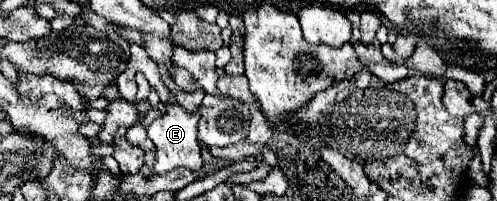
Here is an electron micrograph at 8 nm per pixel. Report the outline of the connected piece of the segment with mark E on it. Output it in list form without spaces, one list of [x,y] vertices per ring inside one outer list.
[[[171,93],[173,103],[165,109],[165,113],[153,121],[147,129],[149,139],[155,143],[157,147],[157,161],[155,161],[155,169],[157,173],[167,173],[171,167],[191,167],[191,169],[199,169],[203,167],[203,159],[201,159],[201,145],[197,139],[197,111],[189,113],[185,111],[179,101],[177,95]]]

